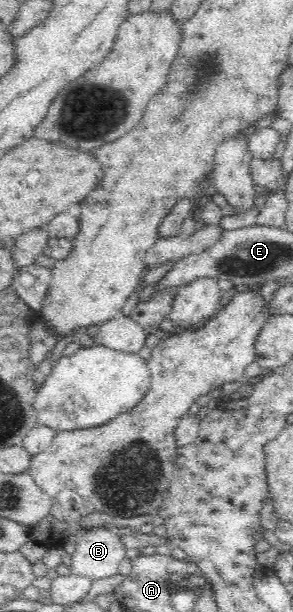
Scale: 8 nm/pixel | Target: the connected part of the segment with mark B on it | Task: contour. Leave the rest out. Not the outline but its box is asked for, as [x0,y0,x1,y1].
[70,526,126,580]

